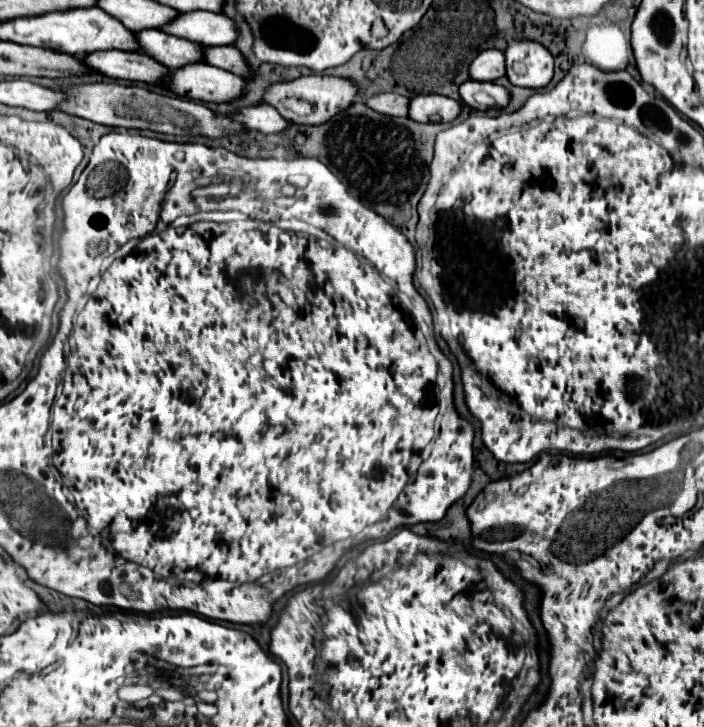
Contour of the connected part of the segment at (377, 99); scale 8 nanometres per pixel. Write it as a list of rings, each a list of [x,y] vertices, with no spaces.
[[[387,94],[387,96],[373,96],[367,100],[369,108],[375,108],[375,112],[383,112],[387,116],[409,116],[409,98],[399,94]]]

